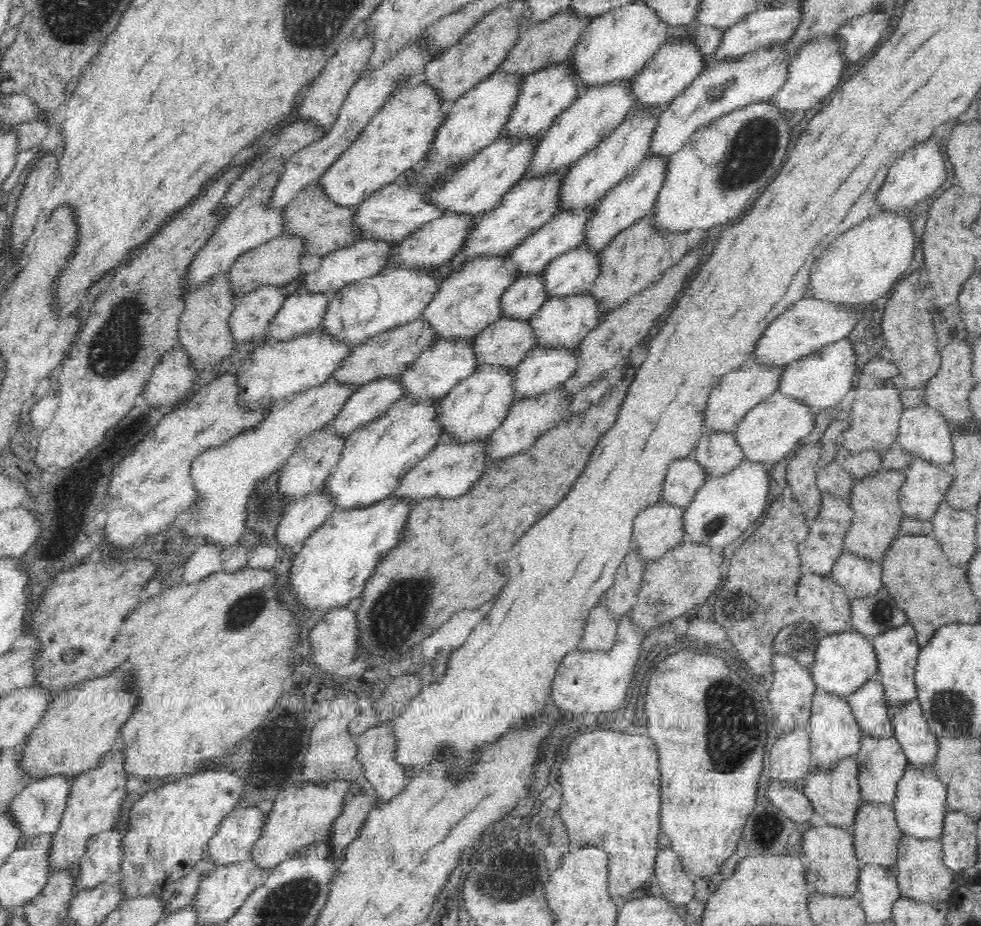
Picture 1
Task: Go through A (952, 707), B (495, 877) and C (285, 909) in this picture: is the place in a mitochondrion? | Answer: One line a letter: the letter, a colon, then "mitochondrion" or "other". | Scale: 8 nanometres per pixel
A: mitochondrion
B: mitochondrion
C: mitochondrion

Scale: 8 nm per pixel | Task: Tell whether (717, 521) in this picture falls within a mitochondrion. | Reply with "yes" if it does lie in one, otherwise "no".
yes

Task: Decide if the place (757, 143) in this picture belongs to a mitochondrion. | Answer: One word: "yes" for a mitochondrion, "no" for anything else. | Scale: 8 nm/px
yes

